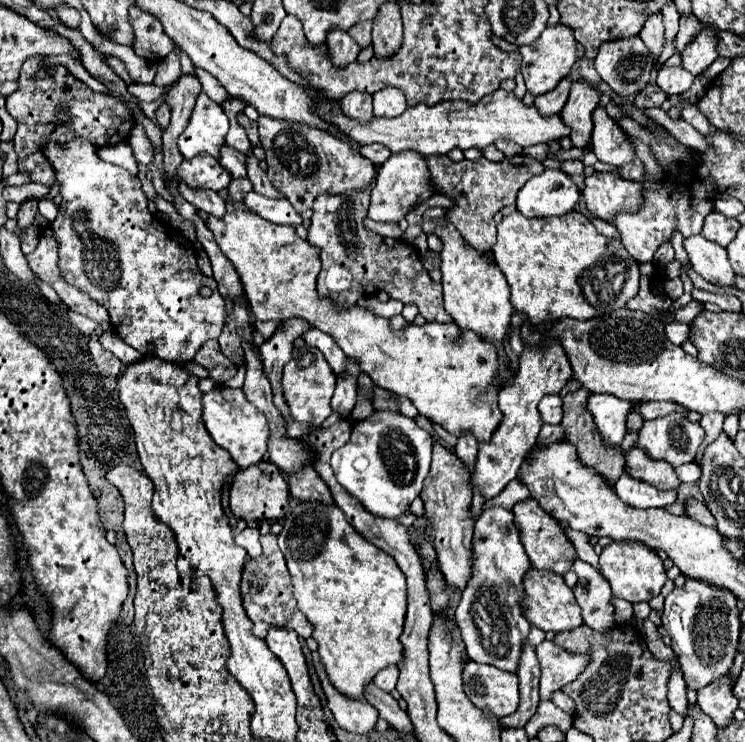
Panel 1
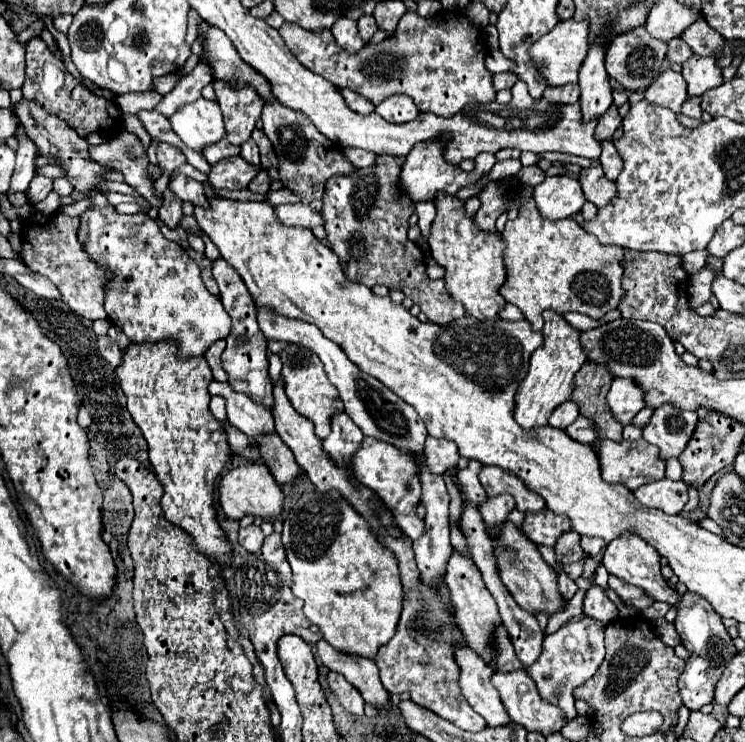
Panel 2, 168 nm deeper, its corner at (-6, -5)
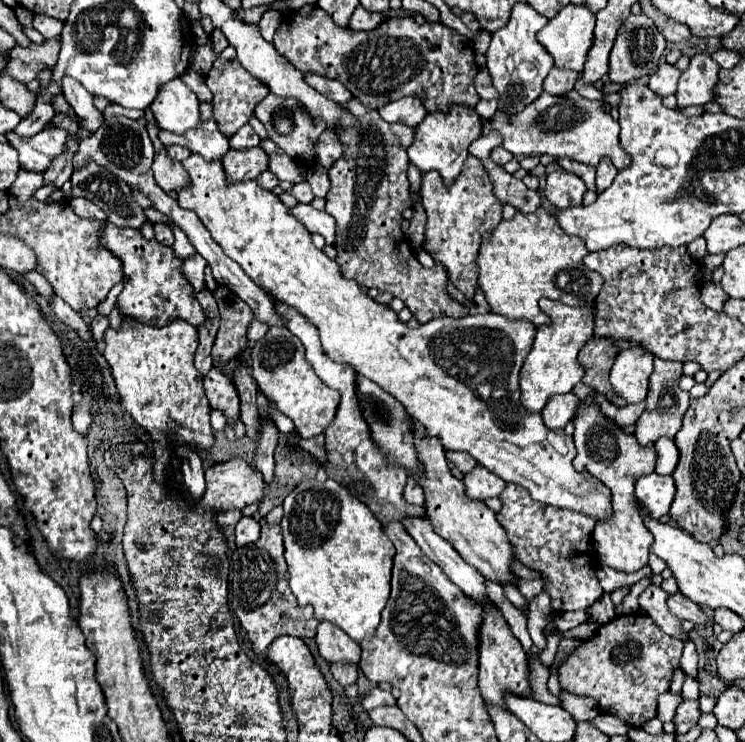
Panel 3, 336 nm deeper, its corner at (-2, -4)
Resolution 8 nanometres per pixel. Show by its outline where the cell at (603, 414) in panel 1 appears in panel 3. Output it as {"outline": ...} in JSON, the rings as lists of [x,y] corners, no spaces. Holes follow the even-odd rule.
{"outline":[[[636,348],[624,350],[616,356],[610,370],[610,384],[614,392],[626,400],[626,404],[638,404],[646,398],[652,360],[654,356],[650,352],[640,352]]]}

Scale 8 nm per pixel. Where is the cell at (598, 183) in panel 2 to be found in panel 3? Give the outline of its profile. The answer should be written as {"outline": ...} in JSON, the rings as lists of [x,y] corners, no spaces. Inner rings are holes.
{"outline":[[[560,158],[558,164],[566,170],[566,172],[572,172],[576,174],[578,178],[582,178],[582,182],[586,184],[588,190],[596,192],[596,182],[594,182],[594,176],[596,176],[596,168],[594,166],[588,166],[588,164],[580,164],[580,162],[574,162],[574,160],[566,160],[566,158]]]}

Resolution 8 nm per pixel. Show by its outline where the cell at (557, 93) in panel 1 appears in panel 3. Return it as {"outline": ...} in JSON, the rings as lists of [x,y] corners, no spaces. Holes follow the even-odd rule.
{"outline":[[[552,68],[544,80],[544,92],[554,94],[554,96],[564,96],[566,92],[574,90],[574,84],[578,80],[576,72],[570,70],[560,70],[560,68]]]}

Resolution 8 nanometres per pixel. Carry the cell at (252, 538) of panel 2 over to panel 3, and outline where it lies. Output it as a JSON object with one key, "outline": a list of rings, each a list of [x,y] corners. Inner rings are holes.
{"outline":[[[242,516],[240,522],[236,524],[236,546],[254,544],[254,540],[258,540],[258,536],[260,536],[260,524],[254,518]]]}

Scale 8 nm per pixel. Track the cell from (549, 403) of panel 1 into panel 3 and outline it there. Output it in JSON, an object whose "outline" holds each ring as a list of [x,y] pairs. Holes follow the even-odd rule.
{"outline":[[[574,392],[562,394],[562,396],[552,396],[552,398],[548,400],[546,408],[542,410],[544,424],[546,424],[550,430],[564,428],[566,422],[576,414],[578,404],[580,404],[580,398],[578,398]]]}

